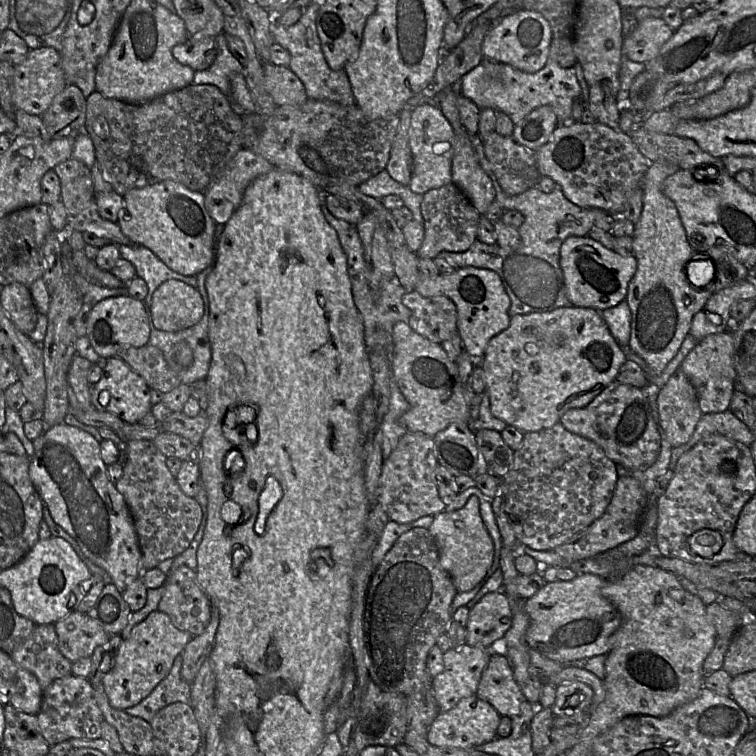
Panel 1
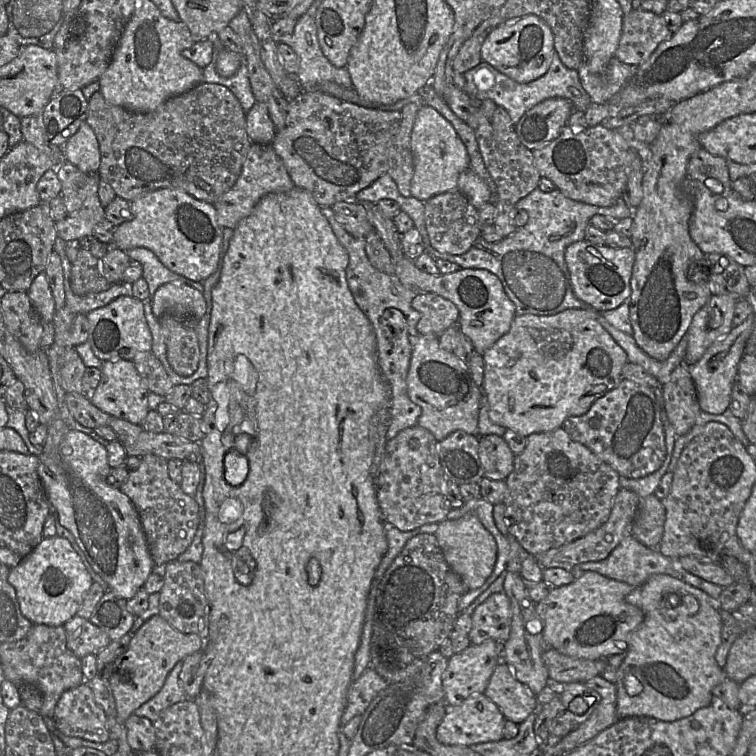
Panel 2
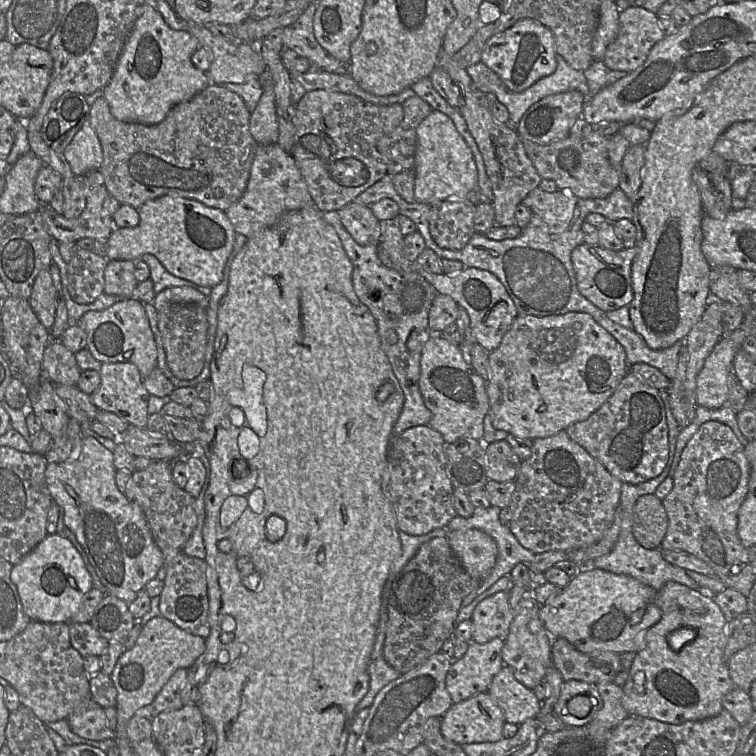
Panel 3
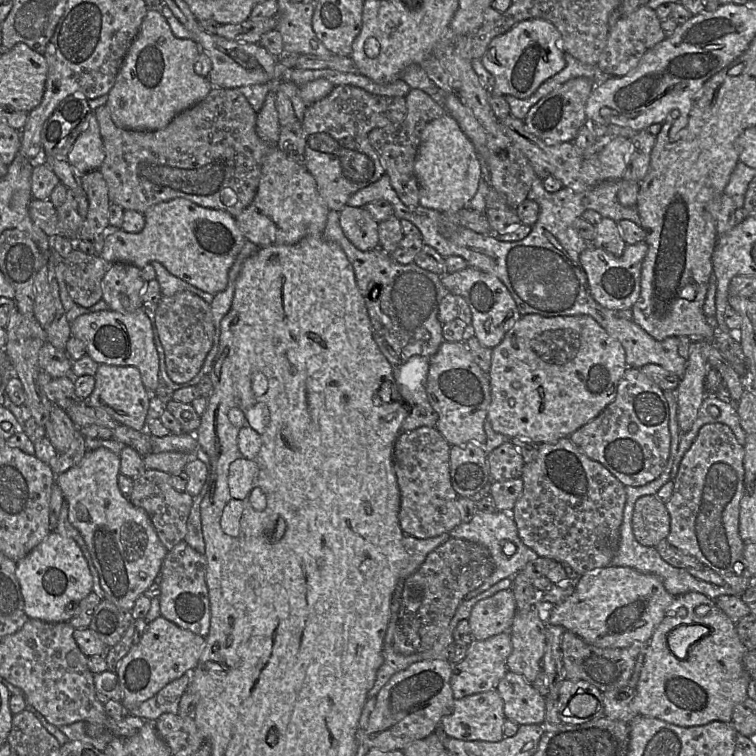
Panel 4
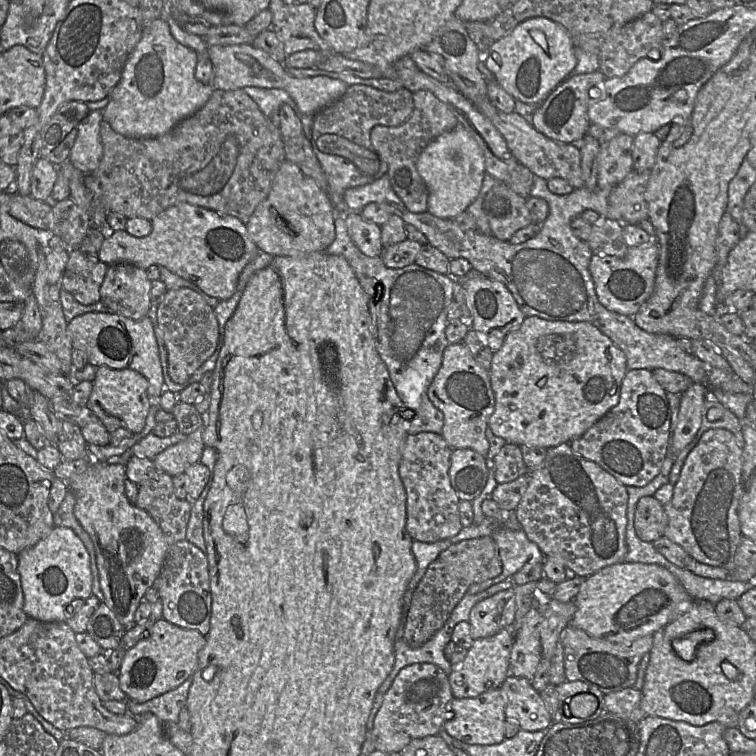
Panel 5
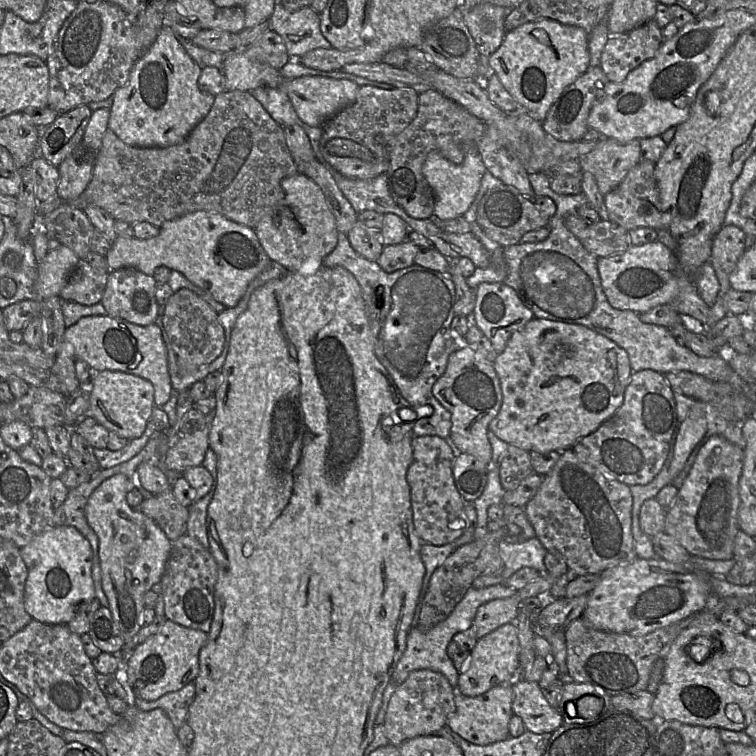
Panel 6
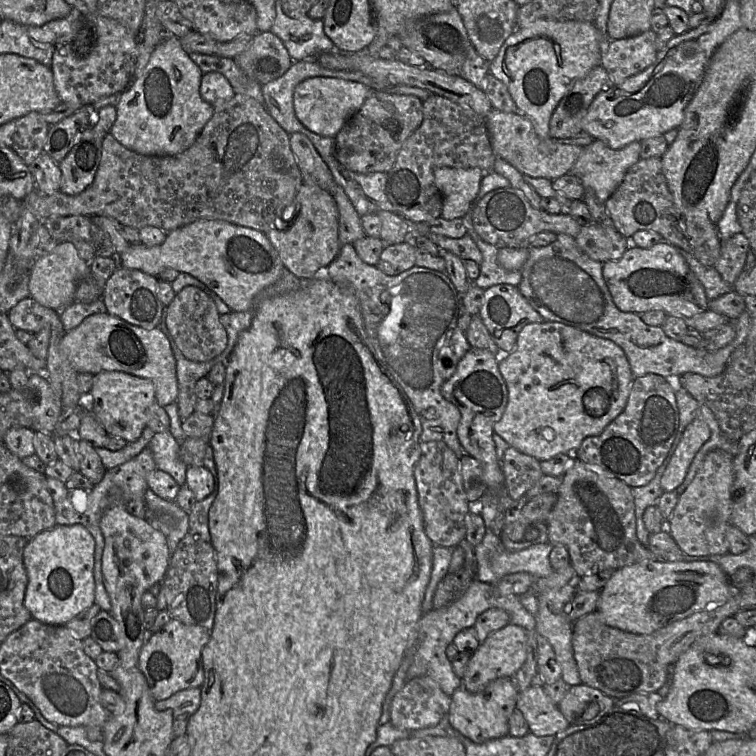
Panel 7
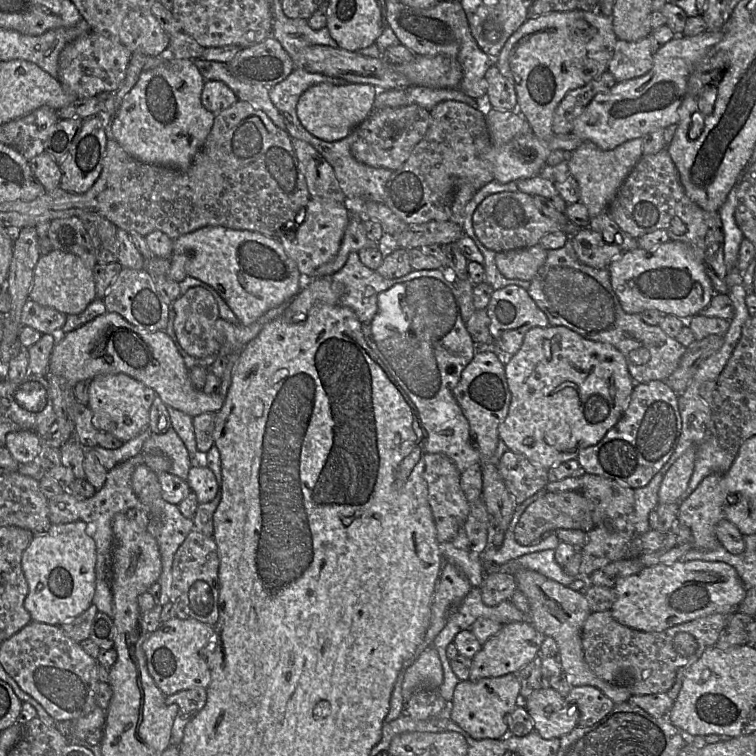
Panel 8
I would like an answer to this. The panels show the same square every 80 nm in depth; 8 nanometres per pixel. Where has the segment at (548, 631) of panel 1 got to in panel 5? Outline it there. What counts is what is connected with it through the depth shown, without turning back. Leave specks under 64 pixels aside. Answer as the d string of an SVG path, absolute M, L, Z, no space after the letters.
M621 561L586 577L573 601L576 611L570 625L596 638L630 643L657 633L693 598L666 568L657 564Z

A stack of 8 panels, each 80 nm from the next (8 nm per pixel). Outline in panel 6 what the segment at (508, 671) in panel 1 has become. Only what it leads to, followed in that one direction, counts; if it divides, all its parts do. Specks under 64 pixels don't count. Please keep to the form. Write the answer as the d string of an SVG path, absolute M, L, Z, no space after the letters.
M519 677L511 682L511 686L513 714L523 720L528 731L552 733L564 724L562 715L548 703L538 683Z

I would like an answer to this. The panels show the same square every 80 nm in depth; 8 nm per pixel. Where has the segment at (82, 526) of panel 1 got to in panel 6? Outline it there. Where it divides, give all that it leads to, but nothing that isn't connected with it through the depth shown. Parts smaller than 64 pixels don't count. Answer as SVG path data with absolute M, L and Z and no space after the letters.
M115 474L93 491L84 508L87 522L99 540L102 589L124 643L145 625L142 617L144 595L154 584L160 583L172 547L164 531L151 518L128 505L126 495L132 488L126 475Z

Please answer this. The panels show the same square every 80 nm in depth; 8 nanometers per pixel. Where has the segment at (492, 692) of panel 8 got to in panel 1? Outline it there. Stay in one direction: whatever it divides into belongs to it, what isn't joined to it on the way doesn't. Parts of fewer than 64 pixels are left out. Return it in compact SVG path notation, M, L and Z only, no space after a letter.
M476 695L462 698L450 710L440 712L432 722L428 733L428 742L437 747L475 749L497 737L497 728L501 715L487 701Z

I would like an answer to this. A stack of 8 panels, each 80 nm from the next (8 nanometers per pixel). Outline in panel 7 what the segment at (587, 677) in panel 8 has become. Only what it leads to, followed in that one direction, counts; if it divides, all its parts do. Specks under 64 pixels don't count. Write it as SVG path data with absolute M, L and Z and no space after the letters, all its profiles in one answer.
M566 584L561 588L536 593L538 611L534 615L536 632L551 644L561 667L561 678L568 686L582 684L572 647L574 621L564 611L576 592L576 588Z

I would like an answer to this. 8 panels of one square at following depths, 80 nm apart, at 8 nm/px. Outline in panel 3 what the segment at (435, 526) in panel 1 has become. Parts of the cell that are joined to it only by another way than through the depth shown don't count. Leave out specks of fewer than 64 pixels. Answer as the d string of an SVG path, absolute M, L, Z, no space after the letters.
M478 529L450 531L446 536L452 551L465 570L484 581L497 560L498 547L488 534Z

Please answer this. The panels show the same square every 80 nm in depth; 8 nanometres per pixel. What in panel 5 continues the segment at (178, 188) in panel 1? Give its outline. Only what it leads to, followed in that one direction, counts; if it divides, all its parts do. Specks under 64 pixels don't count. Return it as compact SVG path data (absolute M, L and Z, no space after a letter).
M180 203L174 206L171 206L161 212L159 215L157 215L154 219L151 220L152 224L152 231L149 235L145 237L134 237L127 233L126 231L110 231L111 229L108 229L108 237L104 240L102 247L100 251L98 252L98 258L101 262L105 263L108 266L114 265L114 264L120 264L120 263L126 263L134 265L138 268L141 268L143 270L147 270L152 265L157 266L164 266L168 270L170 270L172 273L176 274L177 276L192 282L196 286L198 286L203 292L208 294L209 296L212 296L214 298L217 298L219 300L227 300L232 297L232 295L236 291L238 277L240 273L243 271L245 266L251 262L258 254L258 252L263 252L258 249L258 247L255 245L255 243L249 238L245 223L239 220L238 218L230 215L224 215L217 213L213 210L209 210L203 207L195 206L188 203Z

